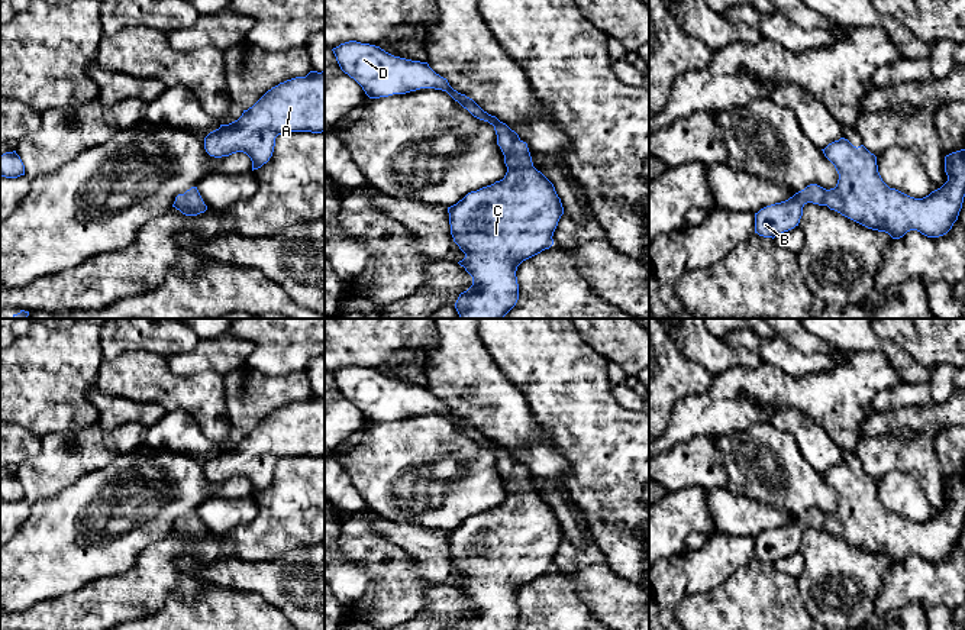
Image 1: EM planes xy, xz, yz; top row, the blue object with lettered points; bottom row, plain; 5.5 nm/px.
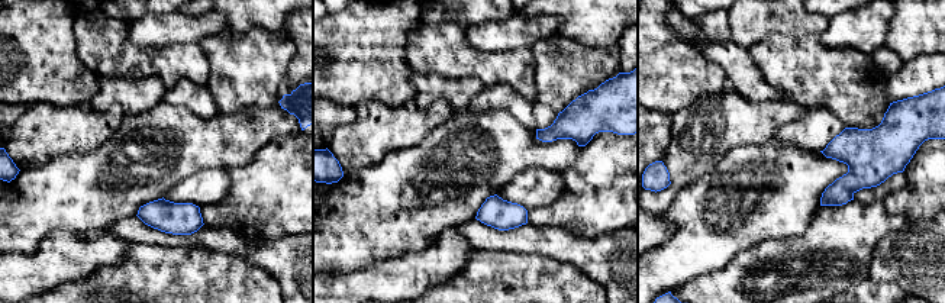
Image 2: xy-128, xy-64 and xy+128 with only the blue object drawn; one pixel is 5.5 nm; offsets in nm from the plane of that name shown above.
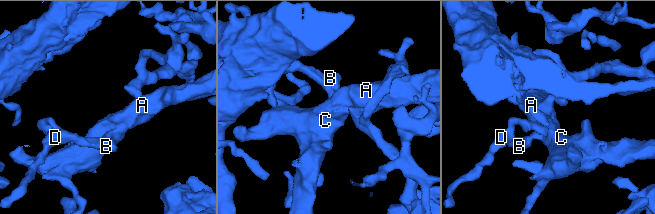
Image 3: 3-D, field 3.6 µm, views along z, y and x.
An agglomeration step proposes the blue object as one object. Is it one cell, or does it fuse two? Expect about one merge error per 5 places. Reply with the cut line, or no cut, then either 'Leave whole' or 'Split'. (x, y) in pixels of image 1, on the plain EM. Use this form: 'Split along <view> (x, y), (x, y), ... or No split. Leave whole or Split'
No split. Leave whole

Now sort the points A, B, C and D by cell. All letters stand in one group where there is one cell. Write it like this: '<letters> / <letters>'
A B C D

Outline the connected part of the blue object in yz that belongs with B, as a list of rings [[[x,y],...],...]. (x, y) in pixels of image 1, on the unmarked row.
[[[840,462],[822,475],[839,498],[836,511],[826,514],[817,508],[810,508],[788,524],[761,533],[755,537],[755,558],[774,563],[794,553],[798,550],[803,532],[807,527],[827,530],[868,553],[888,558],[893,563],[900,563],[910,555],[917,555],[927,562],[939,562],[946,559],[958,545],[965,521],[965,474],[945,481],[948,505],[923,523],[914,523],[890,513],[878,497],[877,481],[864,469],[856,472],[848,463]]]

